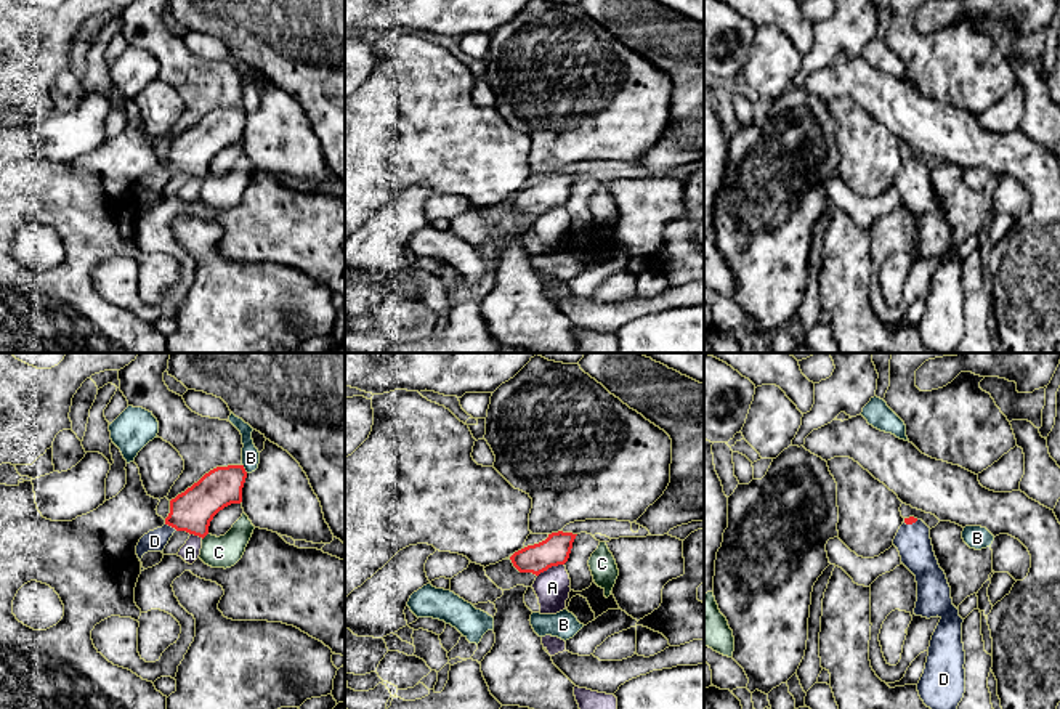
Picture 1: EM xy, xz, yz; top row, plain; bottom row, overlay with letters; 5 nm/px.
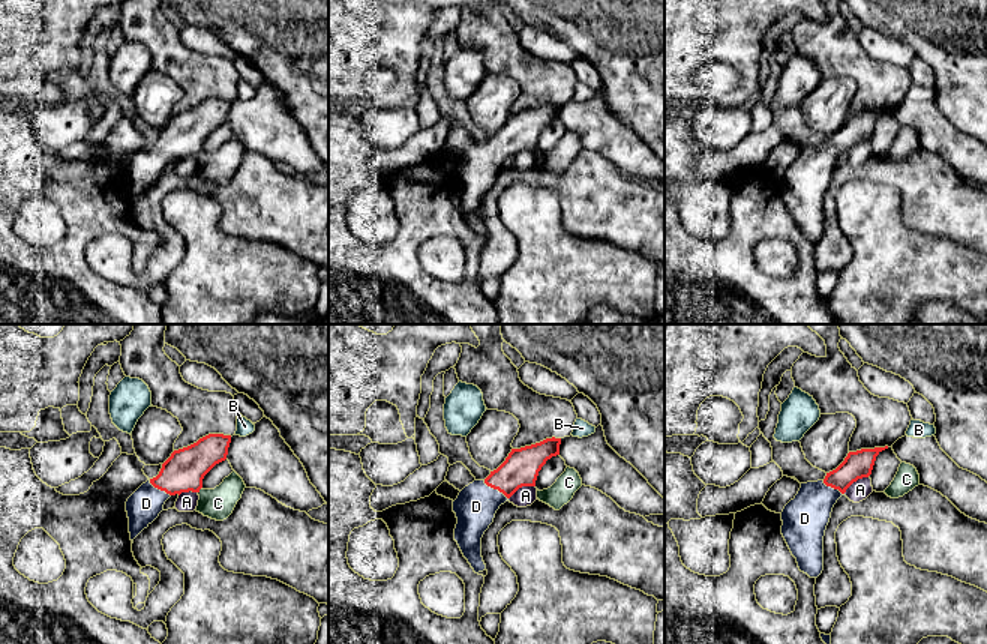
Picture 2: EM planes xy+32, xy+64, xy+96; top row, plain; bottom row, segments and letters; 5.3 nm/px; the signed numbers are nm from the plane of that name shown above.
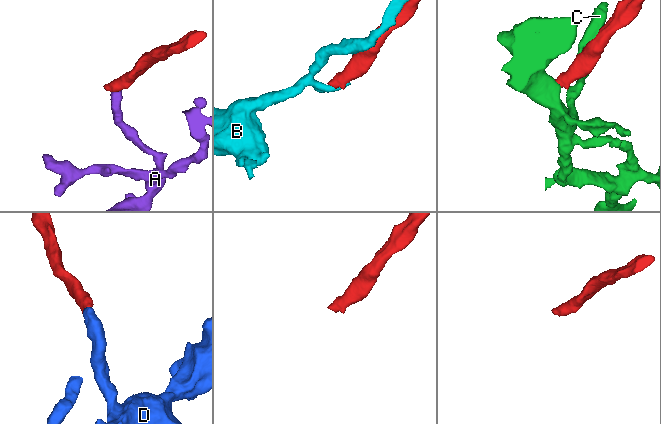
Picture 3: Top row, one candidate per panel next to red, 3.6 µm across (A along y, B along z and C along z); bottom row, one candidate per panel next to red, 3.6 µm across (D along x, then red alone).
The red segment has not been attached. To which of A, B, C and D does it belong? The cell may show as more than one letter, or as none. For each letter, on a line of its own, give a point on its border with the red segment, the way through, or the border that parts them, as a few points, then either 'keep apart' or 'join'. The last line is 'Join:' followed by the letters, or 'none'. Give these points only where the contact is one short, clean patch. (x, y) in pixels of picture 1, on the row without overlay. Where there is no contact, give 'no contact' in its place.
A: xz (550, 207) | along xz (563, 204), (552, 206), (538, 217) | keep apart
B: xy (244, 109) | keep apart
C: xy (206, 175) | along xy (207, 174), (202, 180) | keep apart
D: xy (172, 167) | across xy (193, 151), (172, 167), (154, 182) | join
Join: D

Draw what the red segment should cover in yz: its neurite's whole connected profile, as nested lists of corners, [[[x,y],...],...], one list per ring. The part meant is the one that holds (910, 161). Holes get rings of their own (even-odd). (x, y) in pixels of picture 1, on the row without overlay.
[[[914,157],[904,159],[893,186],[901,204],[916,217],[916,257],[940,258],[932,276],[924,314],[917,324],[920,340],[933,353],[957,353],[965,334],[965,292],[959,250],[933,192],[930,168]]]

